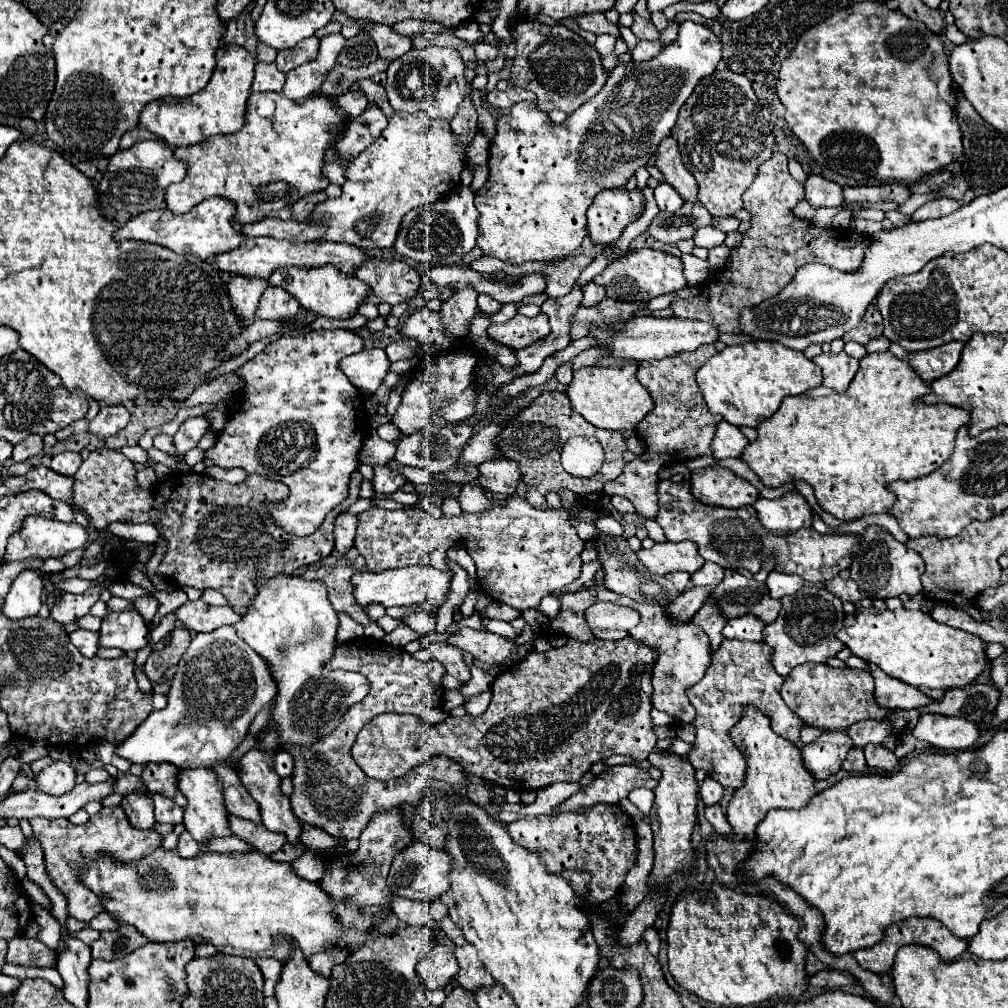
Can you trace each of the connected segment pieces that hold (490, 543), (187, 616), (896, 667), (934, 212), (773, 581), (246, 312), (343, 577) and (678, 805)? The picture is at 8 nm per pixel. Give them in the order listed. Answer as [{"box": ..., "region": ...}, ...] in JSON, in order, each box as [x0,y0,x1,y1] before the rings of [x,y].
[{"box":[355,460,585,610],"region":[[[497,460],[479,466],[479,484],[483,490],[491,490],[493,494],[505,494],[505,506],[491,505],[485,514],[463,514],[463,516],[443,516],[433,520],[429,514],[419,510],[381,510],[373,508],[359,514],[359,526],[355,536],[355,548],[367,562],[367,570],[383,572],[389,568],[405,568],[413,564],[425,564],[433,568],[447,568],[445,558],[447,550],[453,544],[463,544],[469,556],[477,566],[479,588],[491,596],[499,604],[507,604],[515,610],[537,608],[543,596],[549,596],[557,590],[563,590],[567,584],[579,578],[581,572],[581,552],[585,550],[585,540],[577,536],[573,522],[581,522],[569,510],[535,510],[531,508],[519,494],[517,484],[521,482],[521,466],[515,460]]]},{"box":[177,600,241,632],"region":[[[201,600],[185,602],[177,608],[177,618],[185,624],[187,630],[195,632],[213,632],[219,626],[235,624],[241,620],[241,616],[229,608],[229,606],[209,606]]]},{"box":[837,606,989,688],"region":[[[857,606],[853,614],[845,616],[843,628],[837,636],[851,650],[851,654],[877,664],[889,676],[915,688],[965,688],[975,682],[985,668],[989,668],[985,642],[979,636],[935,622],[929,614],[919,610],[899,608],[891,612],[875,606]]]},{"box":[911,198,959,222],"region":[[[937,198],[937,200],[931,200],[927,204],[923,204],[921,208],[917,208],[911,216],[913,222],[921,222],[921,220],[927,220],[927,218],[943,218],[951,212],[955,212],[959,208],[959,204],[955,200],[949,200],[949,198]]]},{"box":[767,572,803,598],"region":[[[769,572],[767,576],[767,588],[771,598],[781,598],[785,594],[795,594],[803,588],[803,580],[799,576],[789,576],[783,572]]]},{"box":[227,274,269,322],"region":[[[241,274],[231,276],[227,288],[229,288],[231,304],[235,304],[235,312],[239,312],[241,320],[247,320],[247,322],[253,320],[255,308],[259,304],[259,296],[263,294],[267,286],[269,282],[261,278],[251,278],[251,276],[241,276]]]},{"box":[303,564,386,640],"region":[[[345,564],[345,566],[329,566],[329,568],[319,566],[319,568],[309,568],[303,574],[303,578],[309,578],[309,580],[311,578],[321,578],[327,584],[329,602],[333,604],[333,608],[337,612],[347,613],[353,620],[362,624],[365,636],[382,640],[386,633],[365,614],[365,610],[357,605],[355,598],[353,598],[351,576],[355,572],[357,570],[353,566],[349,566],[349,564]]]},{"box":[647,750,699,886],"region":[[[655,750],[651,752],[651,756],[647,758],[651,762],[651,766],[659,768],[663,772],[655,792],[655,802],[649,814],[651,820],[651,830],[653,830],[653,838],[655,838],[655,864],[651,870],[651,878],[649,884],[657,886],[657,884],[665,884],[667,878],[671,878],[671,874],[679,872],[679,870],[691,870],[693,868],[693,828],[697,822],[697,814],[695,814],[695,802],[697,802],[697,790],[699,784],[695,780],[695,768],[683,758],[677,756],[673,752],[661,752]]]}]

